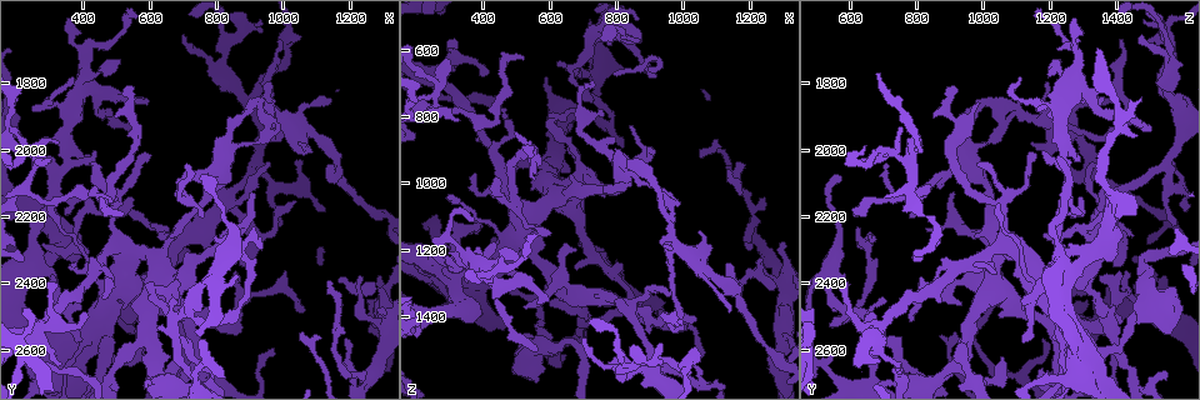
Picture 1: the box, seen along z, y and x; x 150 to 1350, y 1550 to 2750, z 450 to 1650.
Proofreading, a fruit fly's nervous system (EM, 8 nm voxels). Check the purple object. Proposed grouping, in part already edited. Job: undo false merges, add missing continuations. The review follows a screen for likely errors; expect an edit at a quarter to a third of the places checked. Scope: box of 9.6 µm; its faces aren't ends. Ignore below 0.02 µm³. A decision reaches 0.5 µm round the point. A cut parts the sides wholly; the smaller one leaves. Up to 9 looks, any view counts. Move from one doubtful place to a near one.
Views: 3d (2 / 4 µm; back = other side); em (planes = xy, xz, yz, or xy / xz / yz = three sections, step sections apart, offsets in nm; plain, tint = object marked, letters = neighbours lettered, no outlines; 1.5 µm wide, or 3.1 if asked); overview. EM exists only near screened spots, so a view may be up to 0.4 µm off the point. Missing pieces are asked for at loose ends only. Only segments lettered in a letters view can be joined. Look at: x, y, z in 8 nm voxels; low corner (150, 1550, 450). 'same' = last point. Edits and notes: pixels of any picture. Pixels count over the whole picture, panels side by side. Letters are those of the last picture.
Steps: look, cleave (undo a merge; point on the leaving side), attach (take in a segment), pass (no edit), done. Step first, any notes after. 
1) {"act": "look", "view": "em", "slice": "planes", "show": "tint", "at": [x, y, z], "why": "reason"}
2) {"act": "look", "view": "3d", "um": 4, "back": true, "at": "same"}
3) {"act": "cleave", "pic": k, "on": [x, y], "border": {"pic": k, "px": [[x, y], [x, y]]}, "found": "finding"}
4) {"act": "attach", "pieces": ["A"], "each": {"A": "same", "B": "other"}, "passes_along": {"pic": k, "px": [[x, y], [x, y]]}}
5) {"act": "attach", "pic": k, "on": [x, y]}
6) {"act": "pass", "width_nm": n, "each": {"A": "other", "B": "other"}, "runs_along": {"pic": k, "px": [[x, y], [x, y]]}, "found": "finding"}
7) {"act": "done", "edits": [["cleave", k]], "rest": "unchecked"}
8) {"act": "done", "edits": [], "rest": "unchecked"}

{"act": "look", "view": "em", "slice": "planes", "show": "letters", "at": [980, 1670, 1400]}

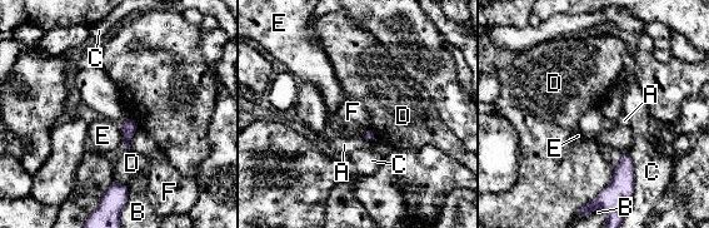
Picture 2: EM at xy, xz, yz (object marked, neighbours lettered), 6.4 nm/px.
{"act": "pass", "each": {"A": "other", "B": "other", "C": "other", "D": "other", "E": "other", "F": "other"}, "border": {"pic": 2, "px": [[138, 128], [129, 148]]}, "found": "no lettered segment goes on from it"}

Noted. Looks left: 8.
{"act": "look", "view": "em", "slice": "xy", "step": 4, "show": "letters", "at": [970, 1900, 1180], "why": "three arms meet"}

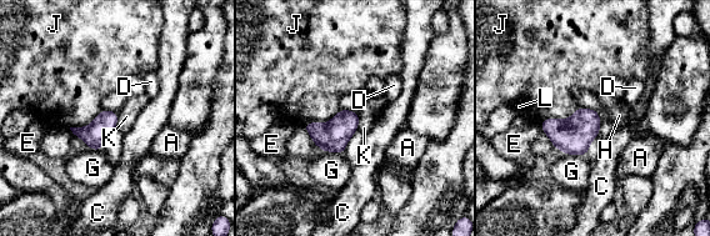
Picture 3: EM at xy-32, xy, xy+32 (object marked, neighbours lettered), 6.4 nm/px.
{"act": "look", "view": "em", "slice": "planes", "show": "letters", "at": "same"}

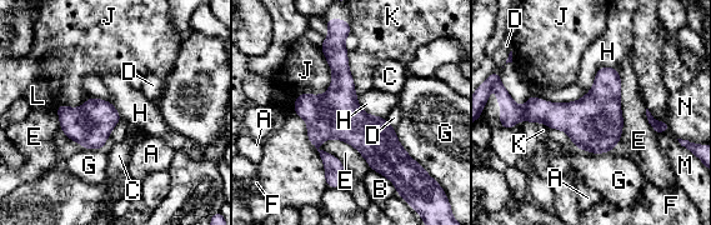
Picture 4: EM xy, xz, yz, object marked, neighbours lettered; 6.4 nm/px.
{"act": "pass", "each": {"A": "other", "B": "other", "C": "other", "D": "other", "E": "other", "F": "other", "G": "other", "H": "other", "J": "other", "K": "other", "L": "other", "M": "other", "N": "other"}, "runs_along": {"pic": 4, "px": [[338, 36], [339, 106], [318, 131], [330, 184]]}, "found": "continuous, no second cell"}

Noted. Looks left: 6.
{"act": "look", "view": "3d", "um": 4, "at": [660, 2260, 970], "why": "branch stops here"}

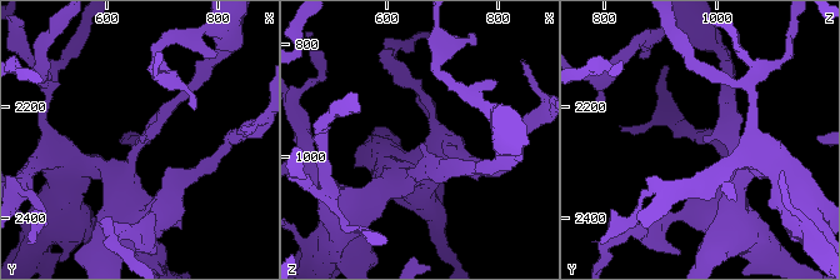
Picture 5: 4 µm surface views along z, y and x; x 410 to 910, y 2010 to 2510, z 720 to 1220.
{"act": "look", "view": "em", "slice": "xz", "step": 8, "show": "letters", "at": [660, 2265, 975], "arm_widths_nm": [160, 240], "why": "shape alone is not enough"}

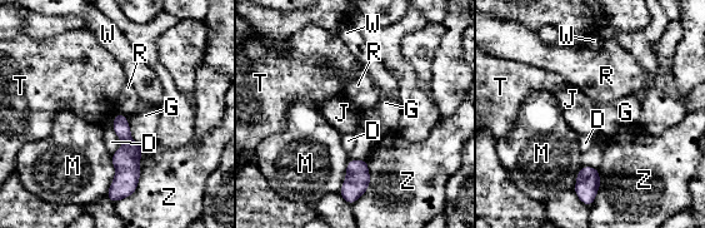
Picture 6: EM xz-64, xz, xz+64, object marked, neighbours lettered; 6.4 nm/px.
{"act": "pass", "each": {"D": "other", "G": "other", "J": "other", "M": "other", "R": "other", "T": "other", "W": "other", "Z": "other"}, "runs_along": {"pic": 6, "px": [[119, 117], [126, 177], [113, 191]]}, "found": "no lettered segment goes on from it"}

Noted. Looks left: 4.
{"act": "look", "view": "3d", "um": 2, "at": [300, 2040, 620], "why": "an open end"}

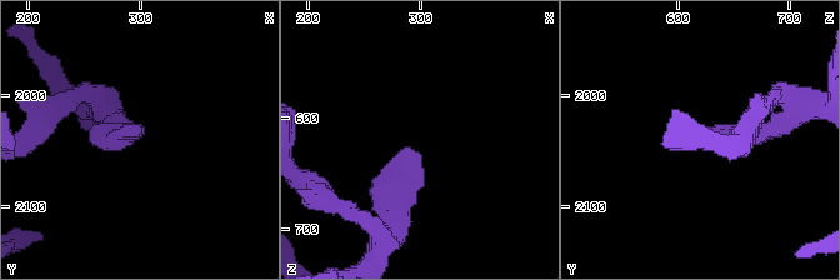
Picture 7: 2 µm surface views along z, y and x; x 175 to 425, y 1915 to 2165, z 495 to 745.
{"act": "look", "view": "em", "slice": "planes", "show": "letters", "at": [292, 2032, 628]}

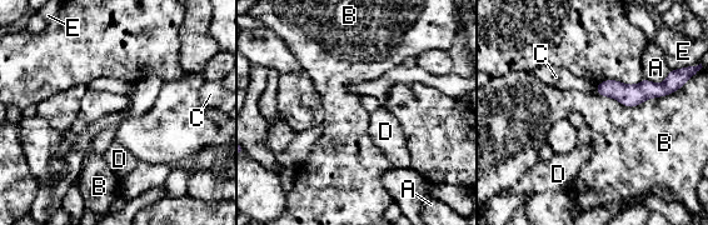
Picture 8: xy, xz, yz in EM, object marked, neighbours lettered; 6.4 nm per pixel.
{"act": "pass", "each": {"A": "other", "B": "other", "C": "other", "D": "other", "E": "other"}, "found": "no lettered segment goes on from it"}

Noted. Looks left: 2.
{"act": "done", "edits": [], "rest": "unchecked"}

